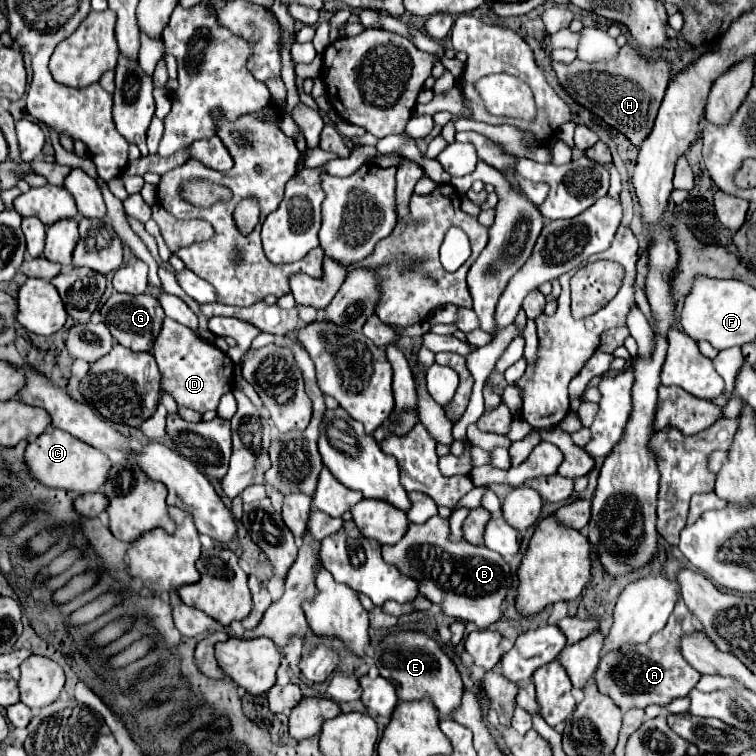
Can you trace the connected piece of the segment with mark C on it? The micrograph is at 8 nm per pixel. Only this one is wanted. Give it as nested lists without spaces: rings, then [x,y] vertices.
[[[50,429],[42,433],[38,439],[30,441],[26,447],[26,463],[32,471],[32,475],[48,485],[58,489],[76,491],[80,495],[90,491],[100,491],[102,485],[108,479],[108,471],[112,467],[112,461],[102,451],[90,447],[88,443],[72,437],[70,433],[64,433],[60,429]]]

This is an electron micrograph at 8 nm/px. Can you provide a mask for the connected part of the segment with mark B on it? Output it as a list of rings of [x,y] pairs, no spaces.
[[[436,515],[420,525],[410,523],[400,543],[382,547],[382,557],[400,573],[418,581],[420,595],[440,605],[444,615],[472,621],[480,629],[500,619],[502,601],[510,583],[510,567],[498,553],[484,545],[472,545],[466,539],[450,541],[450,519]]]

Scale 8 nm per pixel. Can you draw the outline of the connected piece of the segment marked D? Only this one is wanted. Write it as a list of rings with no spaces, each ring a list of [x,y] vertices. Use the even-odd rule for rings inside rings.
[[[164,319],[162,331],[154,343],[152,353],[162,373],[162,389],[170,391],[178,405],[204,413],[208,409],[216,409],[220,397],[232,391],[234,387],[232,359],[226,353],[222,353],[216,345],[196,337],[188,327],[176,323],[174,319]]]

